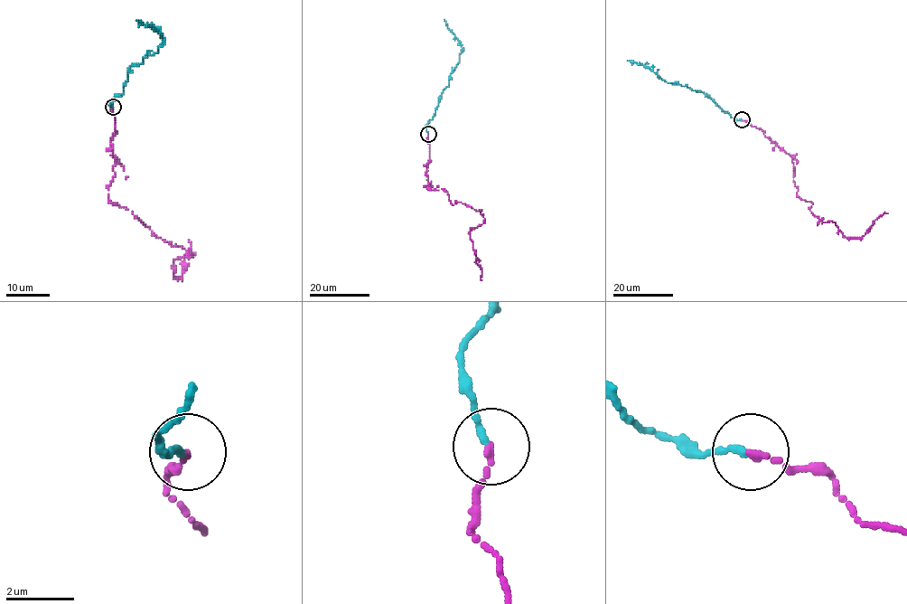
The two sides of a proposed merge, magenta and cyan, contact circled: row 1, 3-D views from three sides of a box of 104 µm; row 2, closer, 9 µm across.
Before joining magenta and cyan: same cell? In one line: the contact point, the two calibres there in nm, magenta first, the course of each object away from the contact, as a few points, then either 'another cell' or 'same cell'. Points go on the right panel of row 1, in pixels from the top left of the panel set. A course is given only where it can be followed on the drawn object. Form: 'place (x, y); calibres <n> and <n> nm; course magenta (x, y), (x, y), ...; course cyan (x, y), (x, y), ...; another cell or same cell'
place (742, 119); calibres 200 and 200 nm; course magenta (742, 120), (791, 156), (796, 194), (812, 202), (823, 222), (857, 238), (888, 212); course cyan (742, 120), (736, 120), (722, 110), (702, 91), (662, 80), (641, 64), (628, 60); same cell

